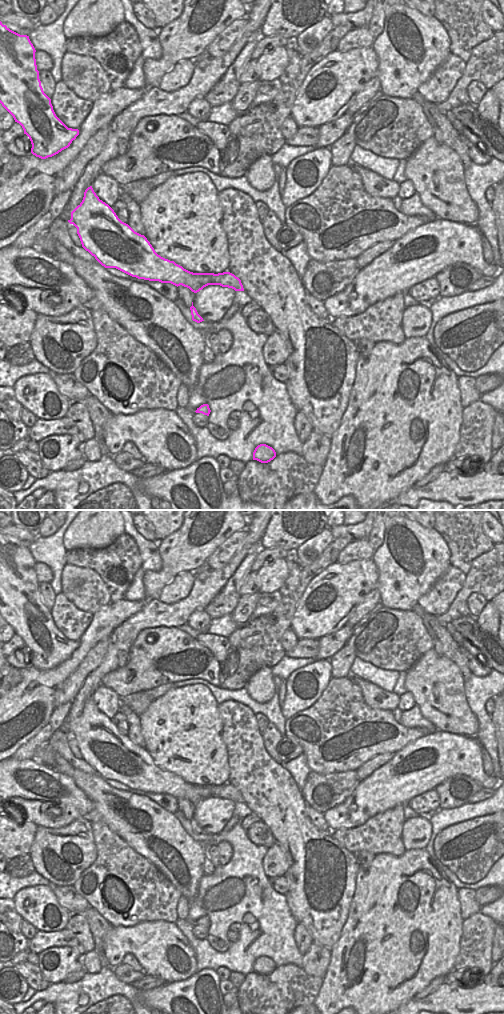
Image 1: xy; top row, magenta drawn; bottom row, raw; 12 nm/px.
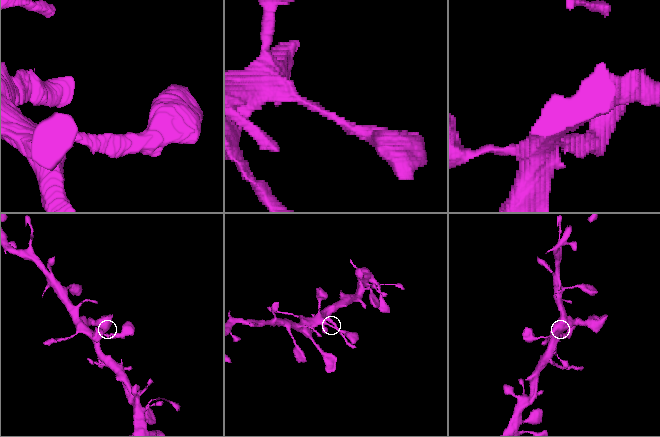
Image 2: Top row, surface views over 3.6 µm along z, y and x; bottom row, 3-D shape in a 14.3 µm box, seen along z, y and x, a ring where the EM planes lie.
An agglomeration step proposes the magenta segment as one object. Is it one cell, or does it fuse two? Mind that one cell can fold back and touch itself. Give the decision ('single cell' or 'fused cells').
single cell

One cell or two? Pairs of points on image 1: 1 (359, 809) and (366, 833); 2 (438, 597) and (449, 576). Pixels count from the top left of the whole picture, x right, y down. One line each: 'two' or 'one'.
1: two
2: one

